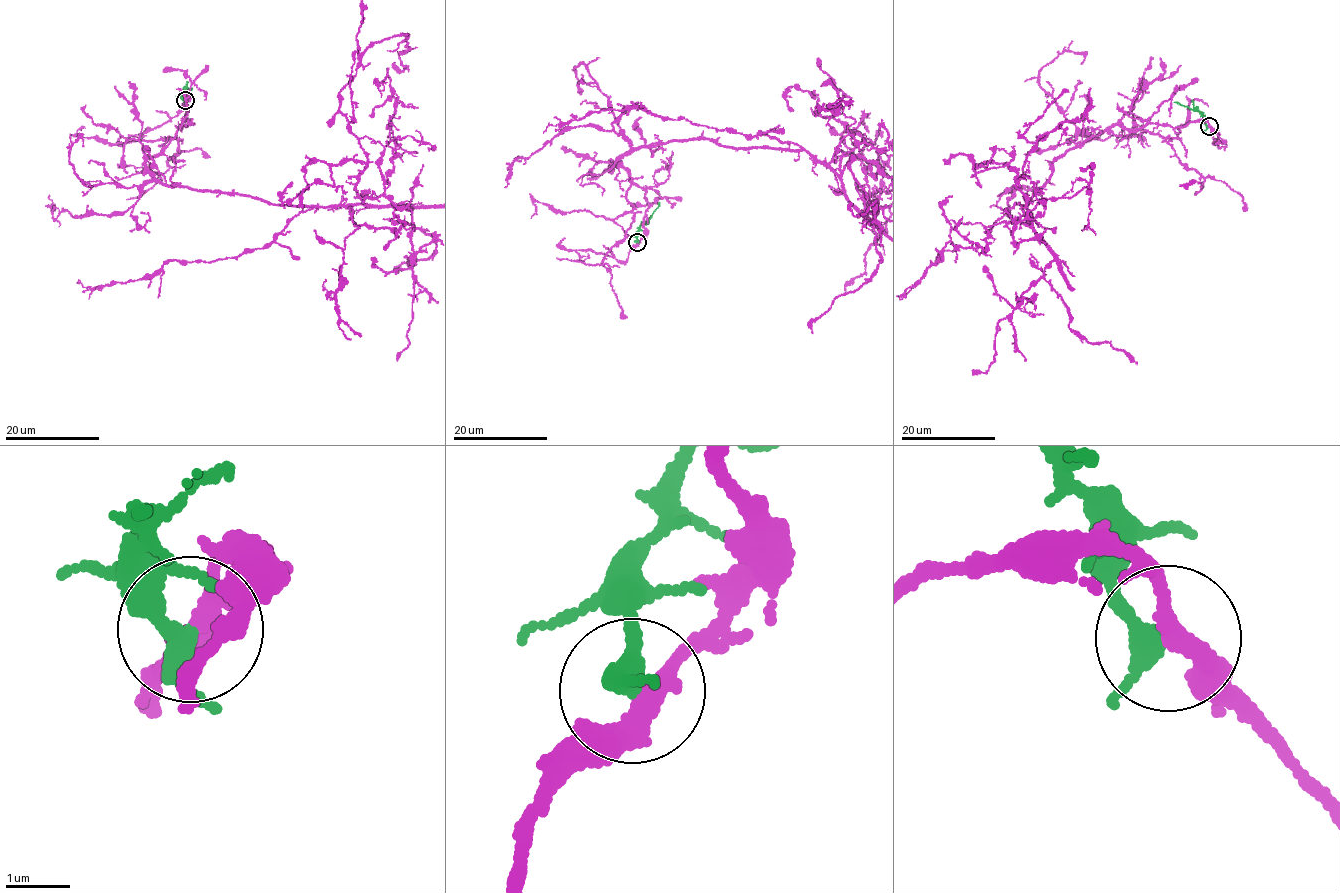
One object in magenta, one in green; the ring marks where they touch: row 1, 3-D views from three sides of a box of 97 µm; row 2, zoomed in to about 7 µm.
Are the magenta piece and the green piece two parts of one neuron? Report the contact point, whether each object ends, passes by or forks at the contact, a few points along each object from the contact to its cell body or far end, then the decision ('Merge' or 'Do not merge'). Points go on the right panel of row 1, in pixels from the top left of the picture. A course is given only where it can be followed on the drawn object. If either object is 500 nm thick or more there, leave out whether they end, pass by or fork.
Place: (1209, 126). At the ring magenta passes by. At the ring green passes by. Course of green: (1209, 126), (1200, 112), (1174, 102). Do not merge

